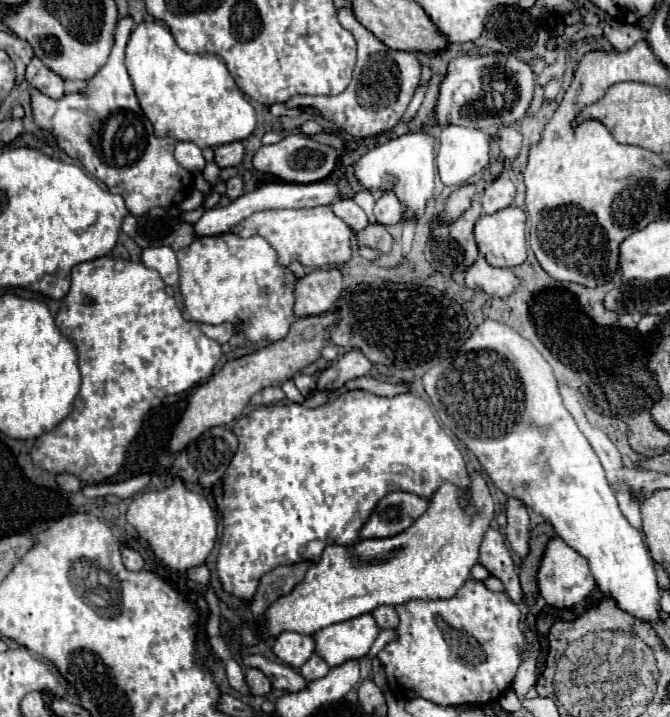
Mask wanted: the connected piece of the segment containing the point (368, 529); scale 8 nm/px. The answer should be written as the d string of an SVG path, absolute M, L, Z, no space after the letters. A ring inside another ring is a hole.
M389 492L377 502L359 530L359 538L389 538L401 534L427 510L427 504L427 498L411 492Z

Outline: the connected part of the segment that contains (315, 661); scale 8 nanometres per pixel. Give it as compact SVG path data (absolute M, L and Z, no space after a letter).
M313 654L303 666L301 666L301 676L305 680L317 680L317 678L323 678L327 672L329 672L329 666L327 662L323 662L317 654Z

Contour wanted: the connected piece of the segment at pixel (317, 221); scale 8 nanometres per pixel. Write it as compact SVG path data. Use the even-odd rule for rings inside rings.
M315 206L315 208L299 208L299 210L261 210L245 218L231 230L233 234L247 238L247 236L263 236L279 254L279 262L289 266L291 262L301 262L309 268L323 268L323 266L341 266L343 262L351 260L351 228L333 214L329 206Z

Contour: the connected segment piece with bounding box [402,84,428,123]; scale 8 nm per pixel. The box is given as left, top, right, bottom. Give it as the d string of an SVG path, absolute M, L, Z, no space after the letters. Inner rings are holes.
M428 84L420 85L417 90L415 91L415 94L402 117L403 122L411 122L413 118L415 117L420 105L422 104L425 94L428 90Z

